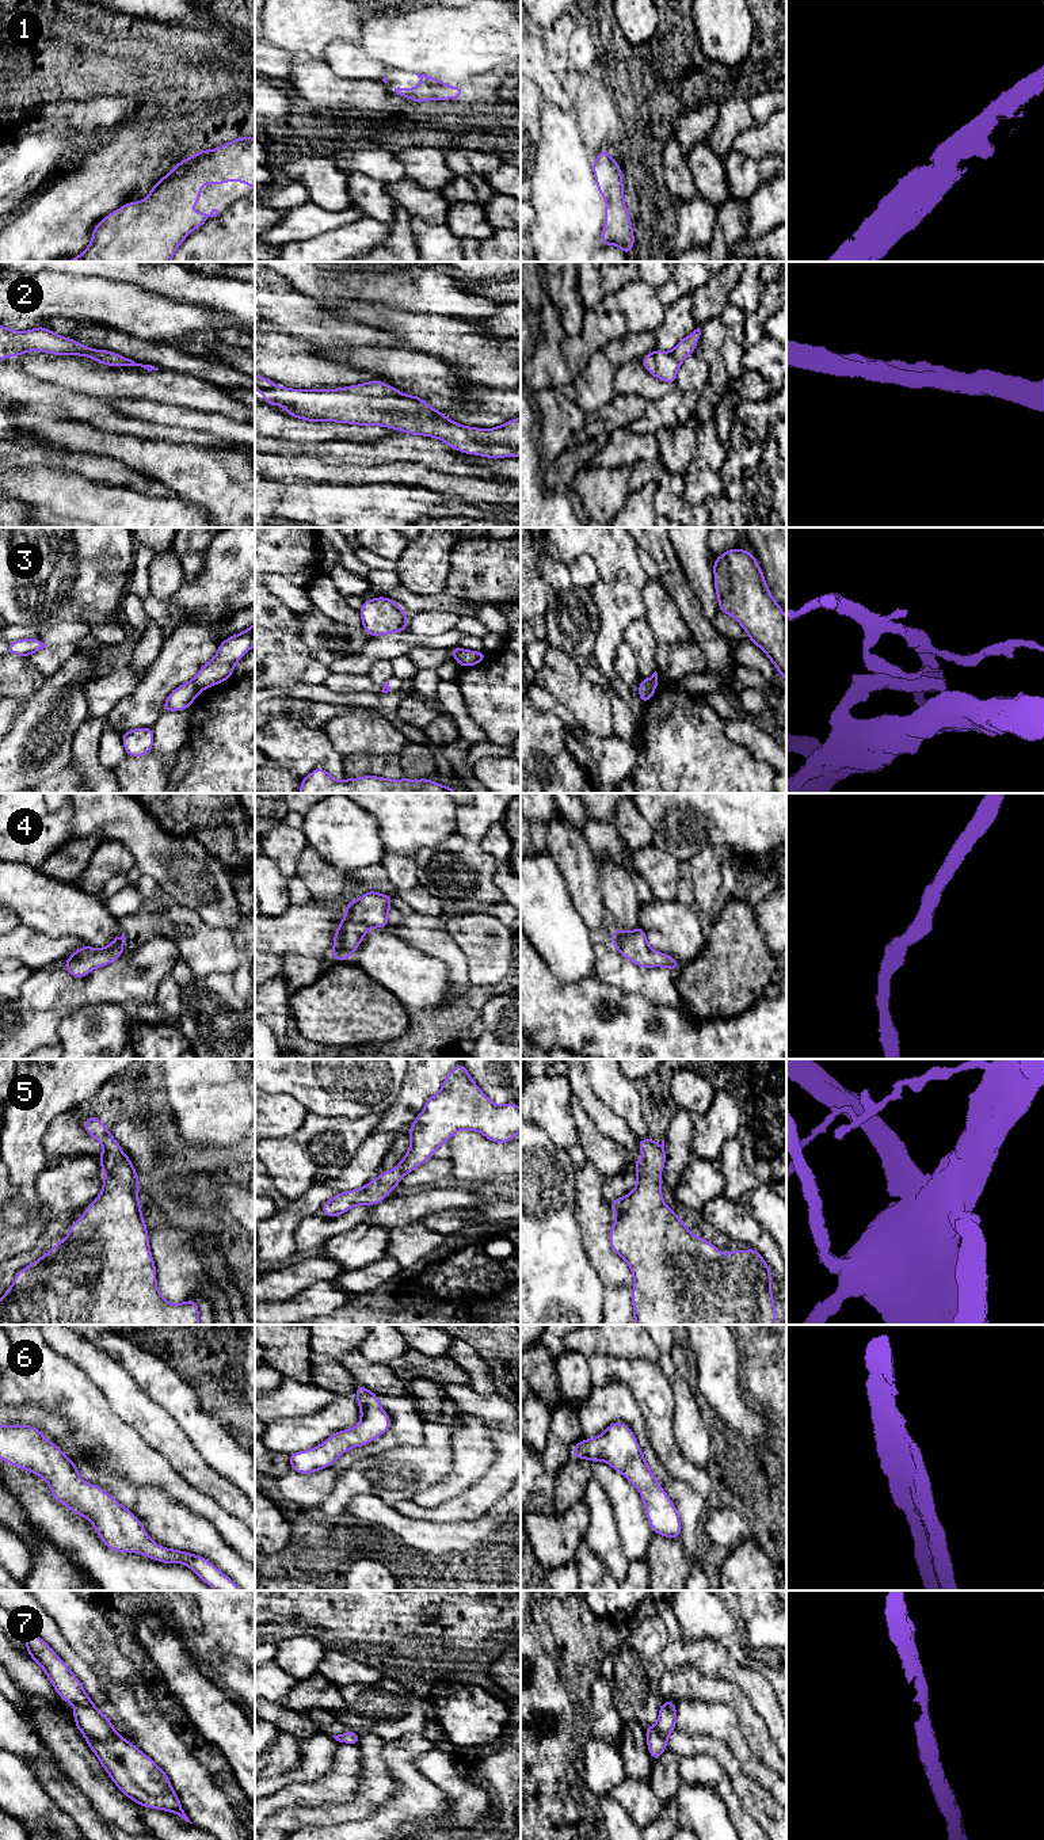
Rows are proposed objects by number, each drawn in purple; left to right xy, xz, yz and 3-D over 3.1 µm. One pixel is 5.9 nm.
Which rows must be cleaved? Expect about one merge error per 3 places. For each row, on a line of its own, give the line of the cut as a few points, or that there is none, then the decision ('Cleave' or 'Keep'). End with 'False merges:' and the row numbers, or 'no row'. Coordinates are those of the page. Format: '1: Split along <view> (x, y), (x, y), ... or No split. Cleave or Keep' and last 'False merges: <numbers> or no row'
1: No split. Keep
2: No split. Keep
3: Split along xy (191, 681), (201, 690). Cleave
4: No split. Keep
5: No split. Keep
6: No split. Keep
7: No split. Keep
False merges: 3

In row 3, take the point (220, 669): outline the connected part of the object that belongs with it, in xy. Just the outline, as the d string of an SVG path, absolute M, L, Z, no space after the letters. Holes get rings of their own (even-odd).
M255 622L241 633L226 637L214 658L203 664L193 682L201 690L232 677L235 664L255 645Z

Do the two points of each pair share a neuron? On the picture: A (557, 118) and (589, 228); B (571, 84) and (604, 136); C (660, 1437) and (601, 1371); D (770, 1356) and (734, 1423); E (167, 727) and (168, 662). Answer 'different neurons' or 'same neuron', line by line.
A: same neuron
B: same neuron
C: same neuron
D: different neurons
E: different neurons

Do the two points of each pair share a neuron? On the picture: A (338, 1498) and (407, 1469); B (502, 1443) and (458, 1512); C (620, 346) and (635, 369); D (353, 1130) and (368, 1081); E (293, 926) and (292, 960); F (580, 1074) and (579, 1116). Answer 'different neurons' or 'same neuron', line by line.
A: same neuron
B: same neuron
C: different neurons
D: different neurons
E: different neurons
F: different neurons

